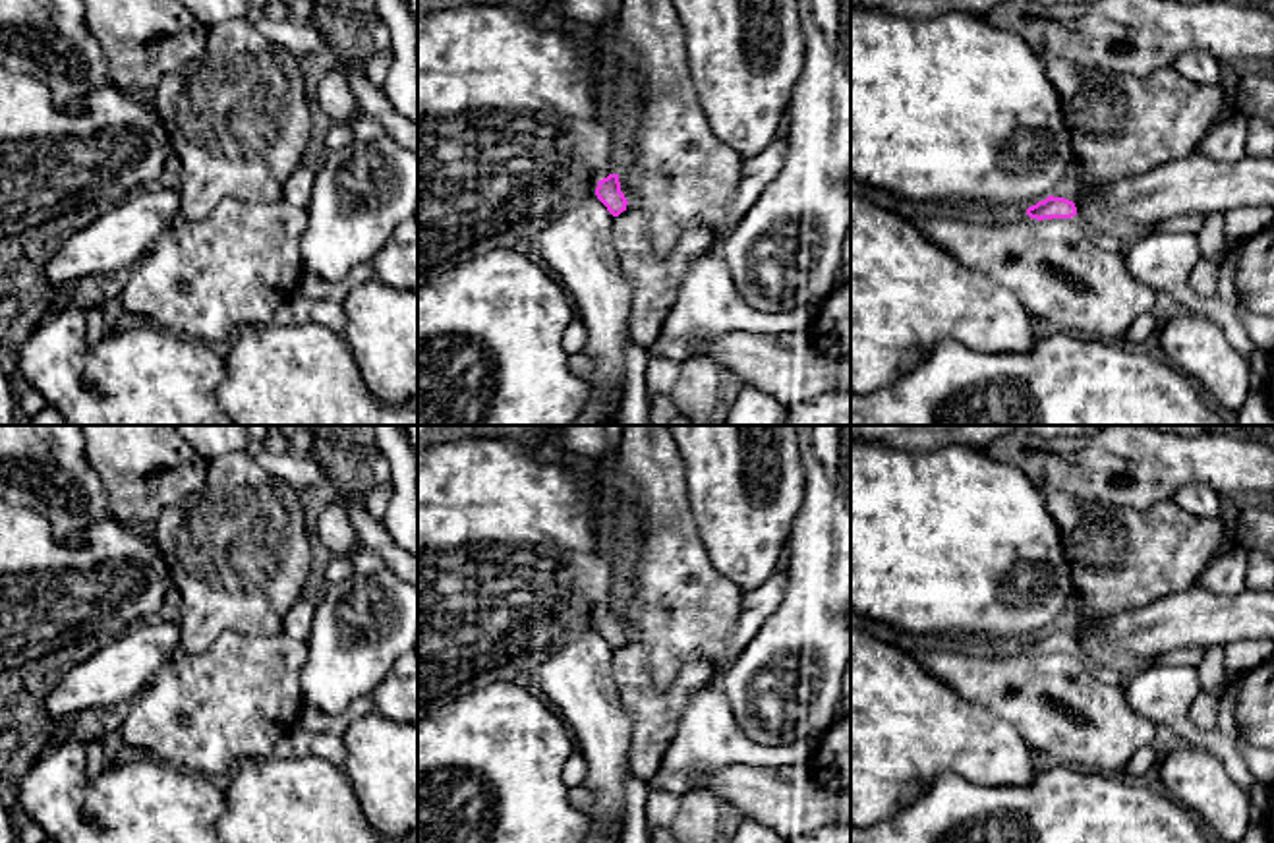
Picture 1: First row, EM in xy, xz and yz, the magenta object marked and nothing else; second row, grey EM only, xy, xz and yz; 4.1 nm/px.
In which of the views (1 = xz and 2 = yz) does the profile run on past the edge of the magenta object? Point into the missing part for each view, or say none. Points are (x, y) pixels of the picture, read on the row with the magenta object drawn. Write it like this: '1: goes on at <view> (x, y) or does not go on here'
1: does not go on here
2: does not go on here

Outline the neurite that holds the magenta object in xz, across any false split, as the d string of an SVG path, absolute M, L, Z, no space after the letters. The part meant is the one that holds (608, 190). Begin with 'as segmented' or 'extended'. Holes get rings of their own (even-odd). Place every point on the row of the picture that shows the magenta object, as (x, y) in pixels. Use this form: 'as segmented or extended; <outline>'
as segmented; M609 174L607 178L599 180L595 195L613 217L619 217L623 211L626 211L628 201L621 191L619 174Z

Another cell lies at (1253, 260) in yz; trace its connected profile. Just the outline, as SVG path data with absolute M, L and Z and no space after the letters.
M1274 224L1230 246L1233 288L1255 313L1274 317Z

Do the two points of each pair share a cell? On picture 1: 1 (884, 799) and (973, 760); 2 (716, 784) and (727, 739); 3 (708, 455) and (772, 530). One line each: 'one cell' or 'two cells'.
1: one cell
2: two cells
3: one cell

